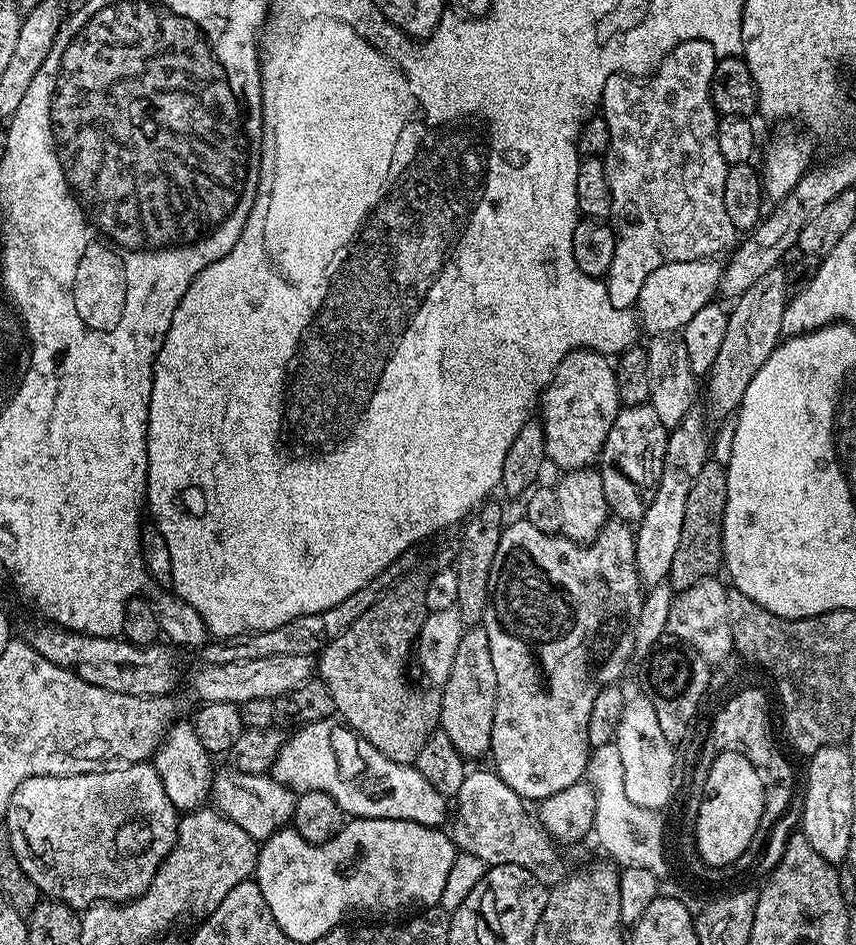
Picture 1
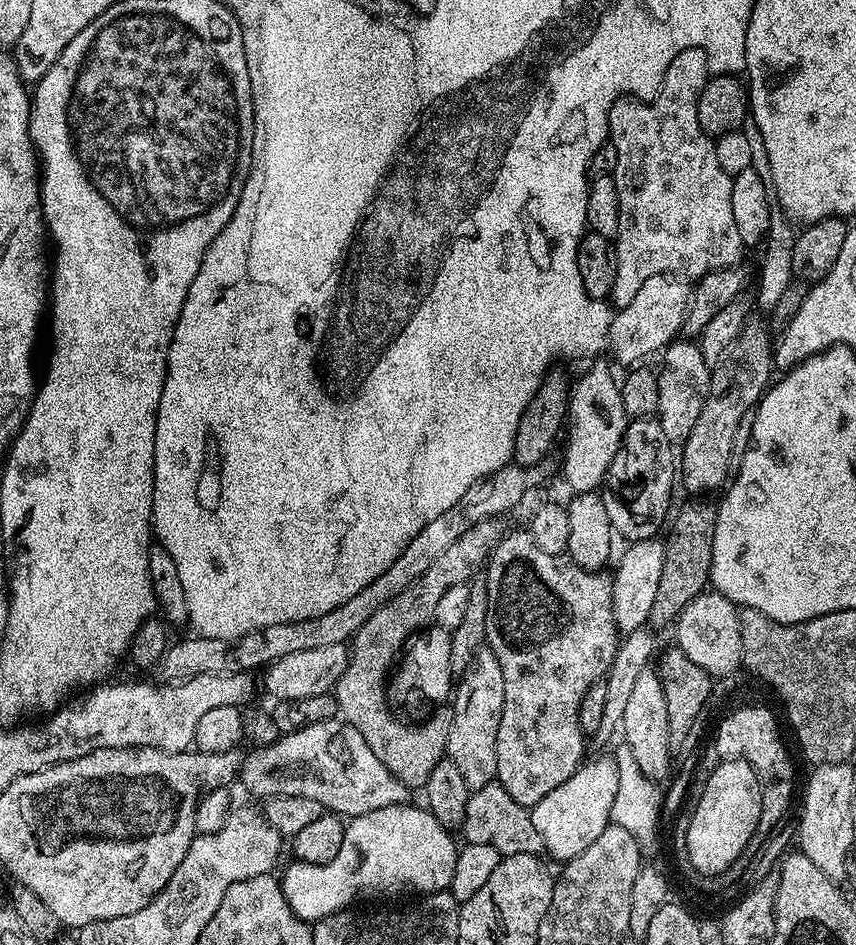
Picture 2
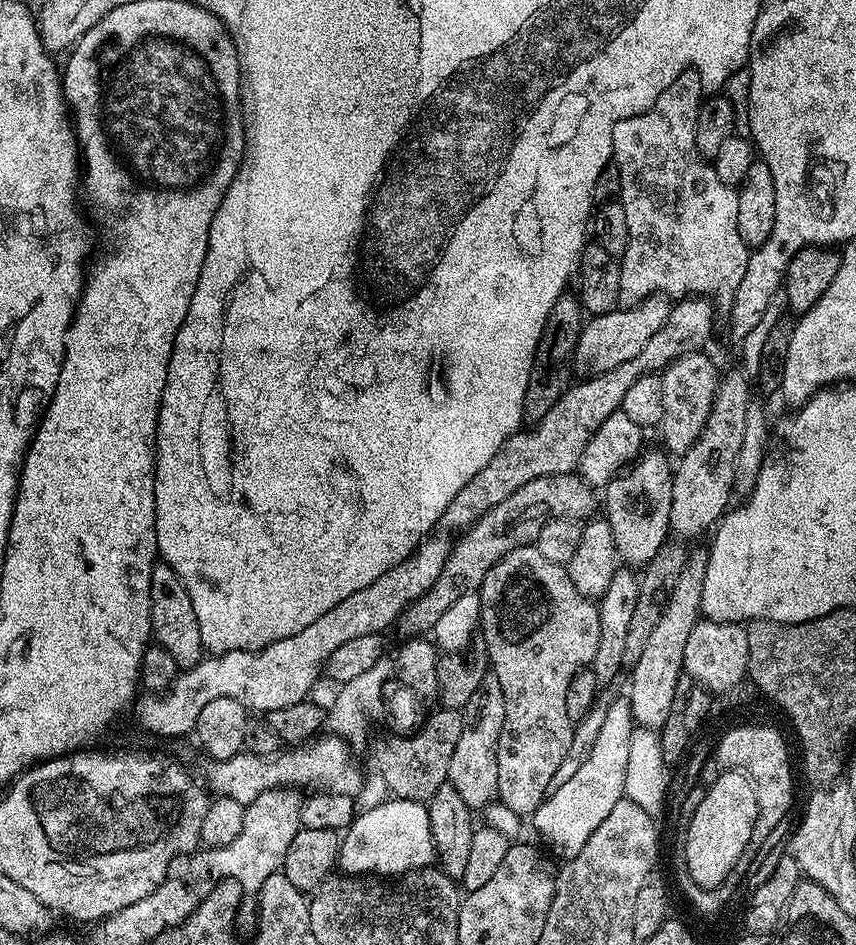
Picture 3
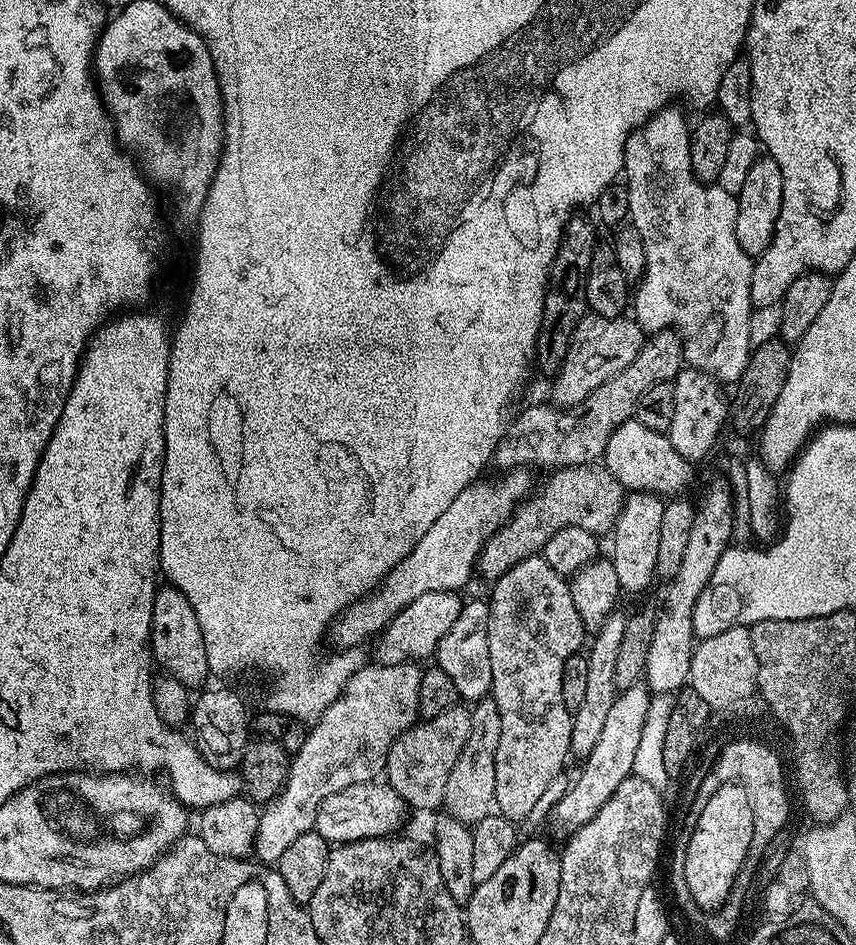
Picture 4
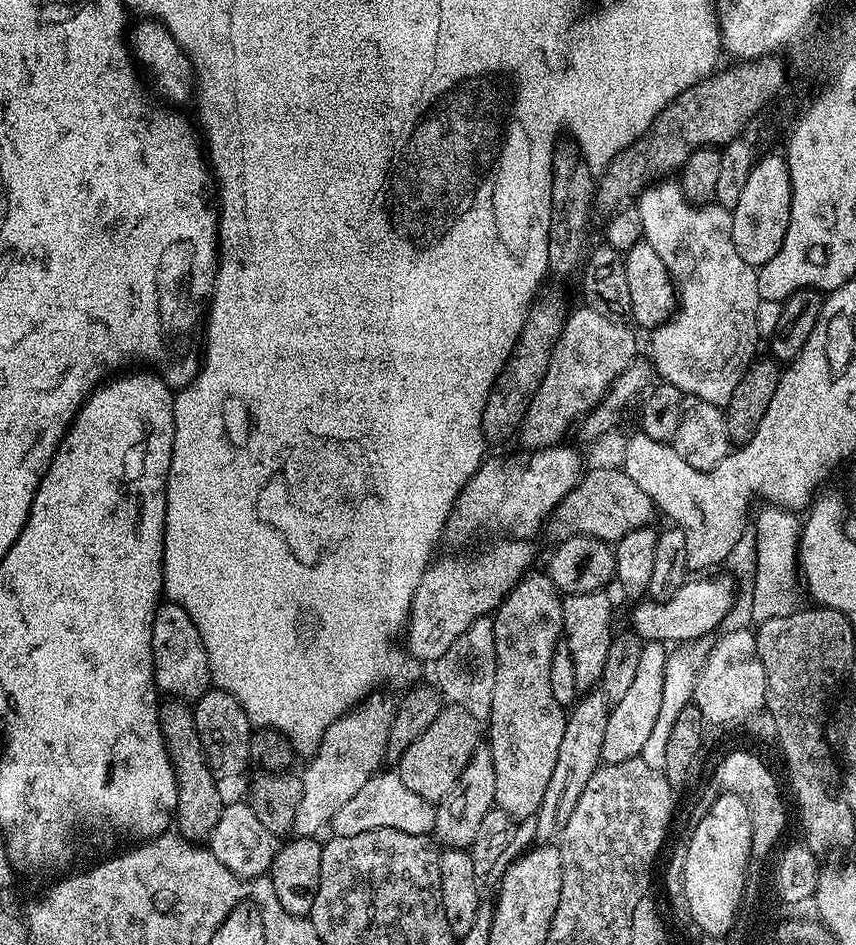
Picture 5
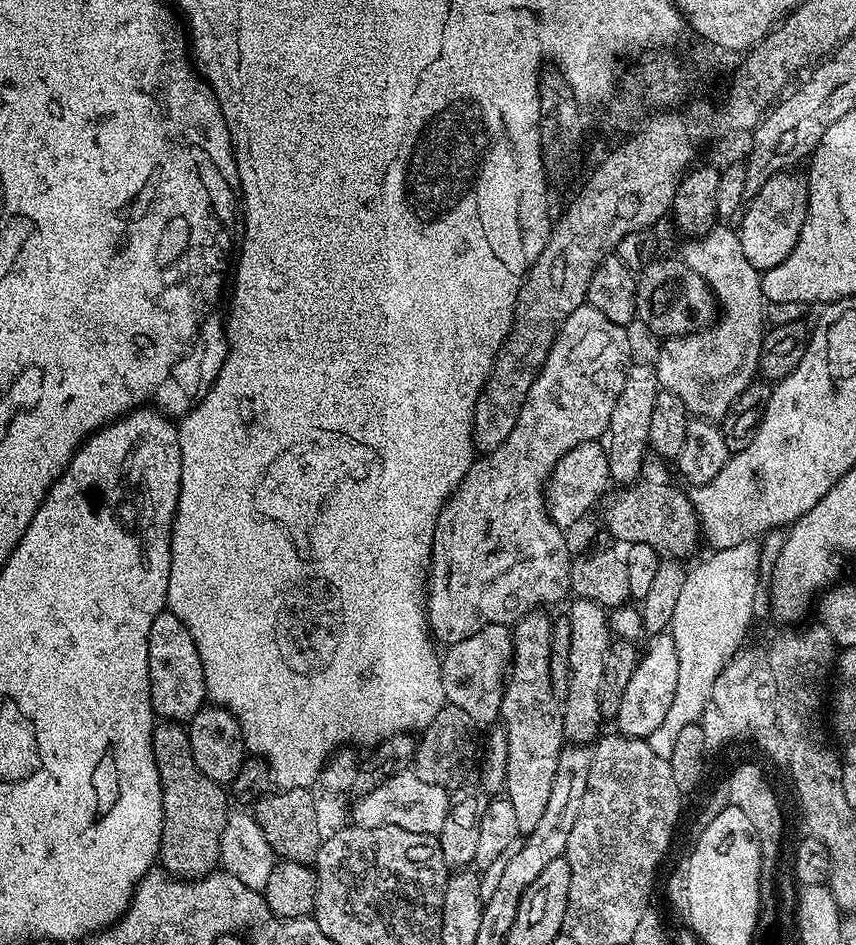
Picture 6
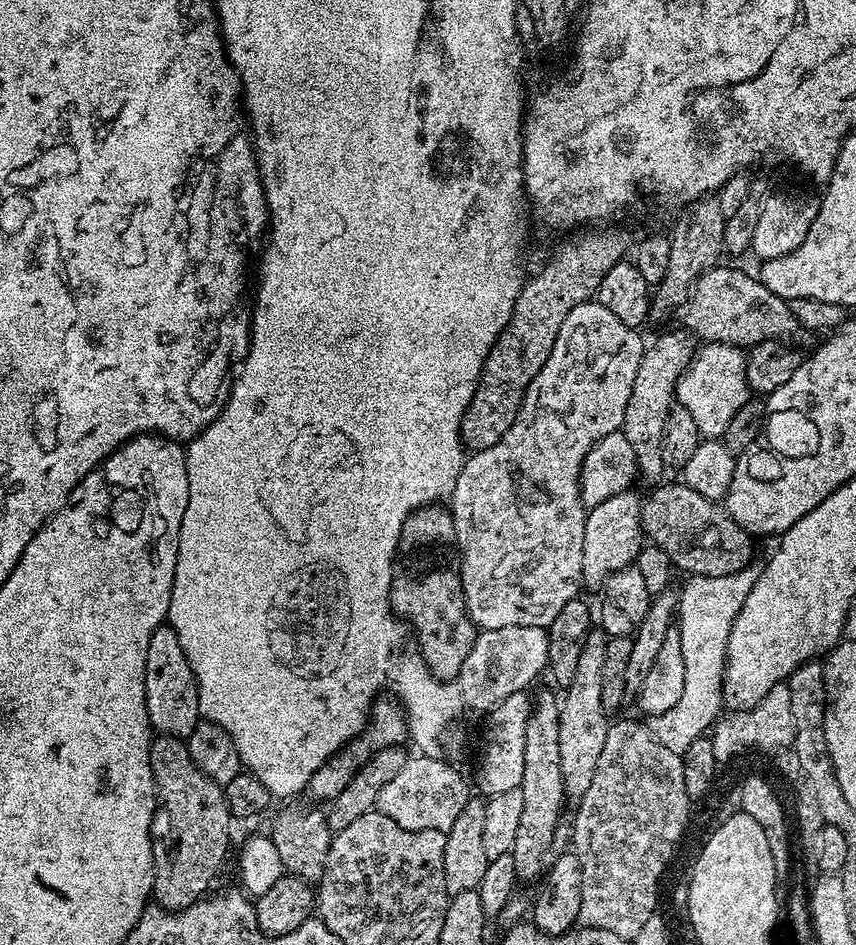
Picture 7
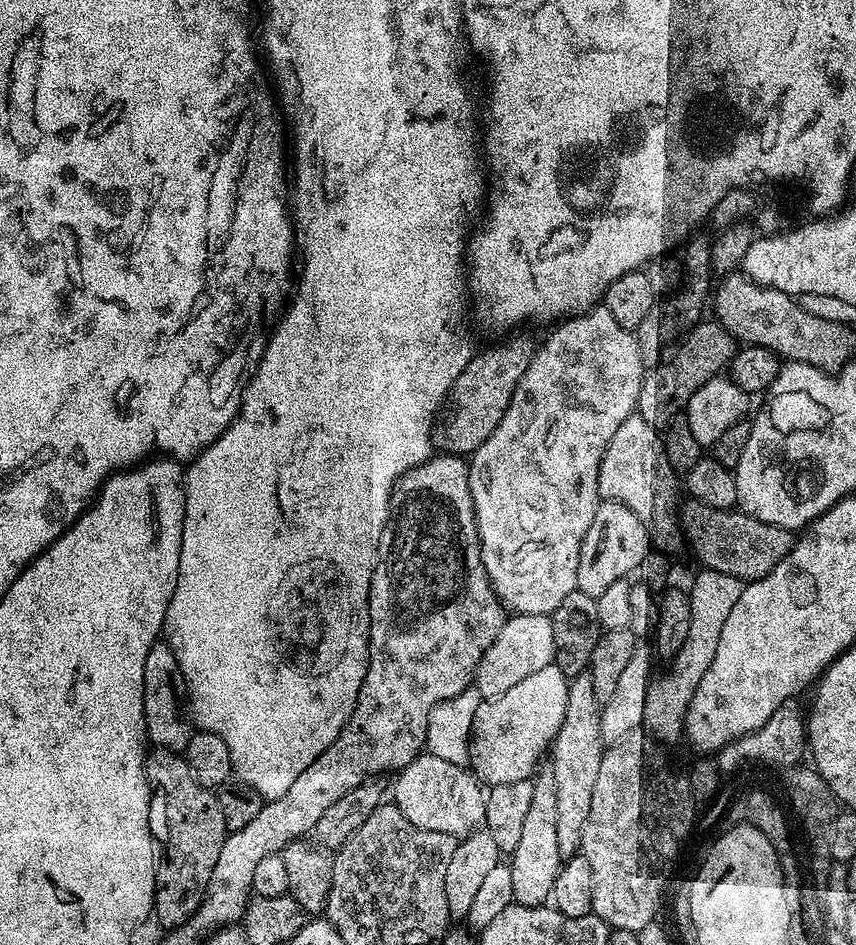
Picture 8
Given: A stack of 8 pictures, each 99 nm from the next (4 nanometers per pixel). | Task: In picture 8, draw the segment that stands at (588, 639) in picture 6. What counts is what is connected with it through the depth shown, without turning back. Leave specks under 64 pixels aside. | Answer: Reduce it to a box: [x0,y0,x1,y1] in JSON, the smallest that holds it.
[550,671,606,858]

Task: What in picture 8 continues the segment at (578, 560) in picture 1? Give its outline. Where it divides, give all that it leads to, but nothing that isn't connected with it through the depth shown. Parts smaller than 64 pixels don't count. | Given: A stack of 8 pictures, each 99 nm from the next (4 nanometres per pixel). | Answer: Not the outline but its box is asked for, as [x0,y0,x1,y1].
[508,767,562,908]

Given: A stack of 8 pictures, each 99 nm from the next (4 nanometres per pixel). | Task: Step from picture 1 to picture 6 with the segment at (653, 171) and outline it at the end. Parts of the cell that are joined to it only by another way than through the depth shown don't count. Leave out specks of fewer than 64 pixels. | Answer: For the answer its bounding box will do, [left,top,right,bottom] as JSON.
[654,226,766,422]

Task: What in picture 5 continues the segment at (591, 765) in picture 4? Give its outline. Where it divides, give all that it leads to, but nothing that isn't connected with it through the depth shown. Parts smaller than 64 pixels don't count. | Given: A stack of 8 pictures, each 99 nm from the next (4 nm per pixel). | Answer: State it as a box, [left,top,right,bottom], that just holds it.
[601,641,667,764]

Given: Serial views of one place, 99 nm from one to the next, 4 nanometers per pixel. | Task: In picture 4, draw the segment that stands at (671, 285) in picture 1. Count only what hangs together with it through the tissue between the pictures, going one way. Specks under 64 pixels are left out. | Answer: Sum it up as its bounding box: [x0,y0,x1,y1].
[551,314,646,406]

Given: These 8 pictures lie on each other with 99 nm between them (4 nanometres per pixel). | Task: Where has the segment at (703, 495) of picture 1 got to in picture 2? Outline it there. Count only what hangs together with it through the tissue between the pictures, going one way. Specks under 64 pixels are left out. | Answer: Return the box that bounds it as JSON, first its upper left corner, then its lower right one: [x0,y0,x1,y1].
[648,498,717,629]

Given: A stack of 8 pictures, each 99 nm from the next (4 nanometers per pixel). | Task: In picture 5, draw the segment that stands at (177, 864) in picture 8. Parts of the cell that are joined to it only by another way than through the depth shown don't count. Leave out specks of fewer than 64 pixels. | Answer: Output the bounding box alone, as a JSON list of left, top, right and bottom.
[158,699,225,842]

